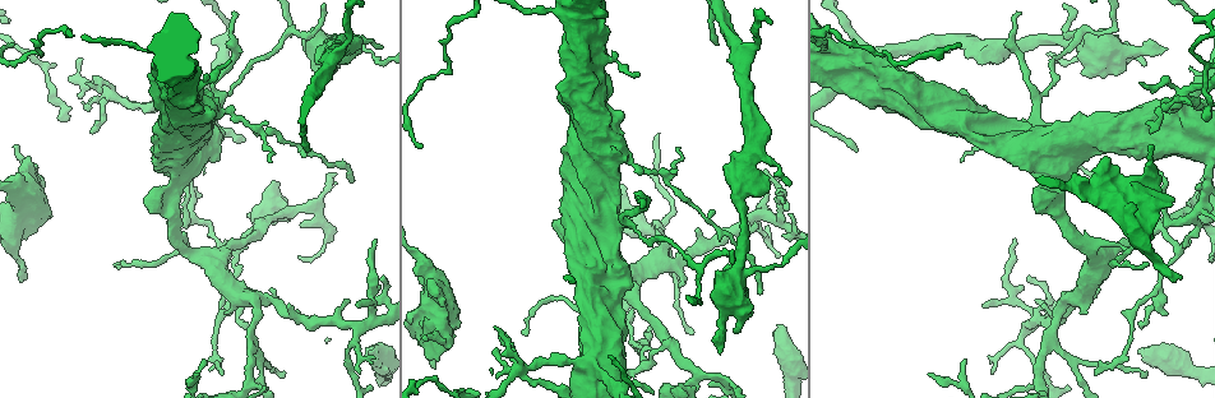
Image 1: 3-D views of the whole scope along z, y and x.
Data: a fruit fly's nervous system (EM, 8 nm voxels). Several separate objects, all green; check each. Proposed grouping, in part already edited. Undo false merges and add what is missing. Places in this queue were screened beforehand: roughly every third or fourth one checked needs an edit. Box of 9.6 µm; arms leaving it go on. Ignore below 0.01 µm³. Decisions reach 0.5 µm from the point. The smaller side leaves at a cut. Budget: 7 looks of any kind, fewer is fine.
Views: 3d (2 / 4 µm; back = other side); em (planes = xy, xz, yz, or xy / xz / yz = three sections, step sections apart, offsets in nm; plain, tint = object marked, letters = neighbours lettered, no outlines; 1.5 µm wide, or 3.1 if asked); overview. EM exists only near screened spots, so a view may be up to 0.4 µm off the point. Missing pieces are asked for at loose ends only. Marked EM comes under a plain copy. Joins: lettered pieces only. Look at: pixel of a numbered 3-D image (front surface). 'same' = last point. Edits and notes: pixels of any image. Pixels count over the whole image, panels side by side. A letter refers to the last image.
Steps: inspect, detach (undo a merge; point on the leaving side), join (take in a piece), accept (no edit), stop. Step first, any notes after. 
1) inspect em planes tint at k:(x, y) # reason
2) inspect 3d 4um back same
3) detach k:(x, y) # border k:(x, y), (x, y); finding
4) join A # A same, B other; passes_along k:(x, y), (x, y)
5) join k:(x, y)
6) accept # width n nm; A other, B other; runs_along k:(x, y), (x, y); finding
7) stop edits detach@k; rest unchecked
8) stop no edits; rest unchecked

inspect em planes letters at 1:(23, 277) # thin end

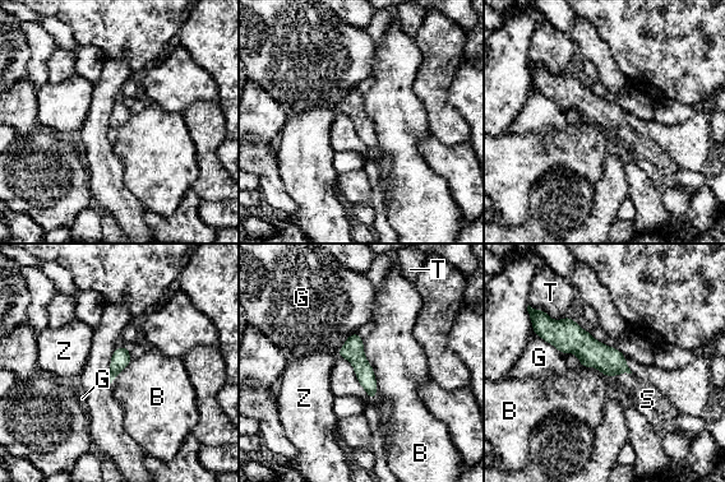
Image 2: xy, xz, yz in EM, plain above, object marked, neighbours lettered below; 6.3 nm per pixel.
join S # B other, G other, S same, T other, Z other; passes_along 2:(592, 353), (623, 372), (647, 399); it goes on there

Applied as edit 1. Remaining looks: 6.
inspect overview

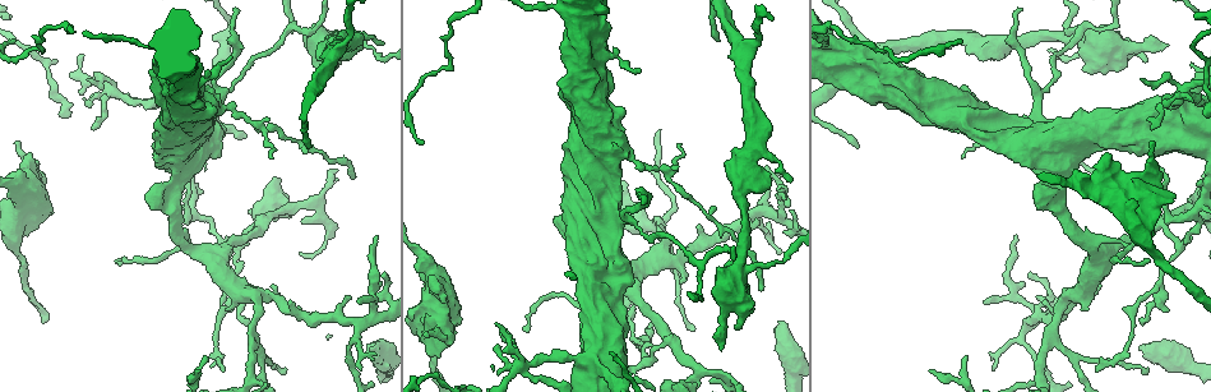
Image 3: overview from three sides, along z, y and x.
inspect em planes letters at 3:(1154, 141) # branch stops here

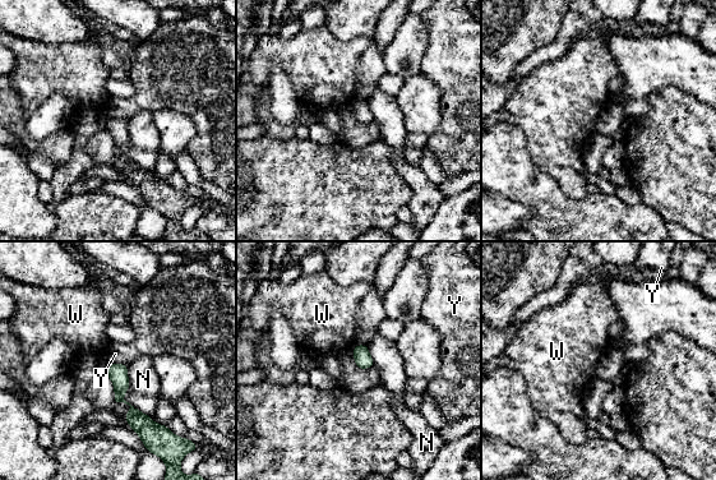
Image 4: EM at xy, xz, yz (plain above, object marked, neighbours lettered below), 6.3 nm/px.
accept # N other, W other, Y other; border 4:(110, 361), (125, 364); none of them fits

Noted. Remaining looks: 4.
inspect em xy step 4 letters at 3:(118, 95) # narrows sharply

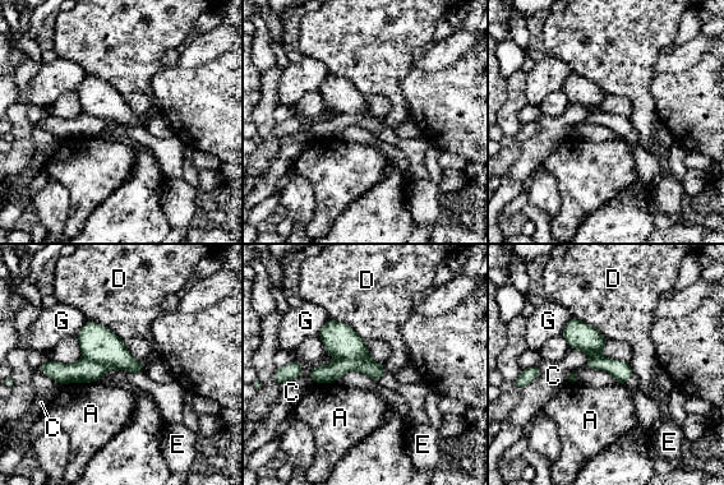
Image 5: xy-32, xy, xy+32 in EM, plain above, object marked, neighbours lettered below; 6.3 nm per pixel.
inspect em planes letters same # cut it another way

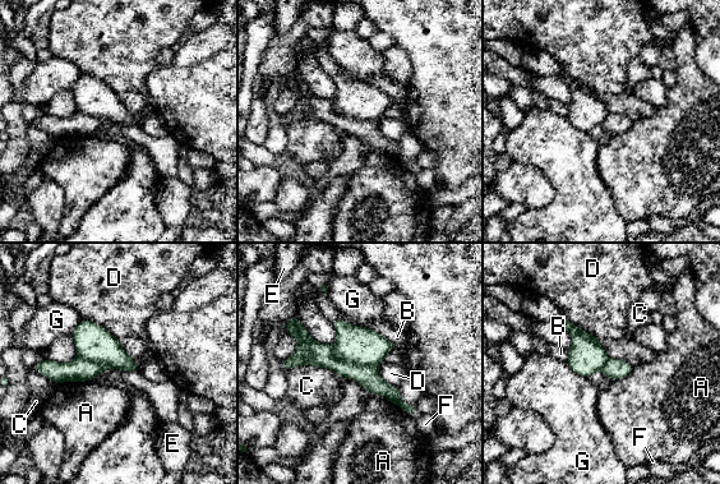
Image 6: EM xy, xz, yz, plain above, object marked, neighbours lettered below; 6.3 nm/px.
detach 6:(315, 354) # A other, B other, C other, D other, E other, F other, G other; part_leaving 6:(303, 336), (412, 409); two cells meet here

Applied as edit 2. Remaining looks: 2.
stop edits join@2, detach@6; rest unchecked

